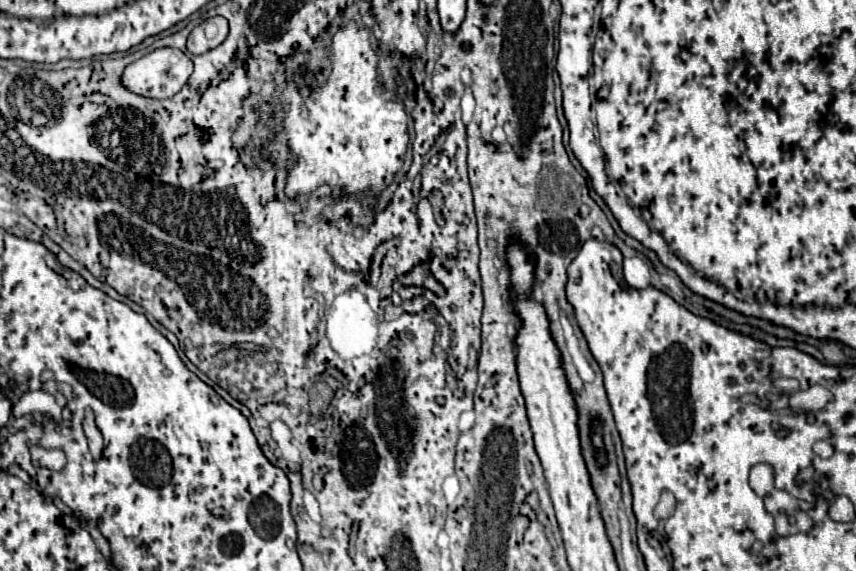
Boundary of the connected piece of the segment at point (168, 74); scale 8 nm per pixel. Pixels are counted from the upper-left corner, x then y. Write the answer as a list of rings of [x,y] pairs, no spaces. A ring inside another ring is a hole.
[[[156,49],[130,63],[122,75],[122,83],[138,95],[166,99],[176,95],[190,75],[192,61],[180,49]]]

